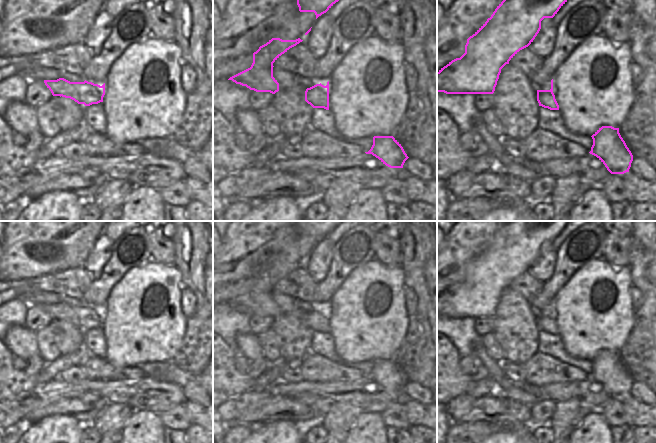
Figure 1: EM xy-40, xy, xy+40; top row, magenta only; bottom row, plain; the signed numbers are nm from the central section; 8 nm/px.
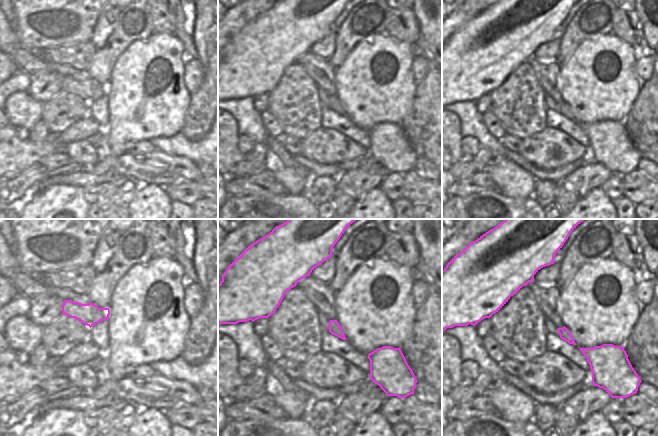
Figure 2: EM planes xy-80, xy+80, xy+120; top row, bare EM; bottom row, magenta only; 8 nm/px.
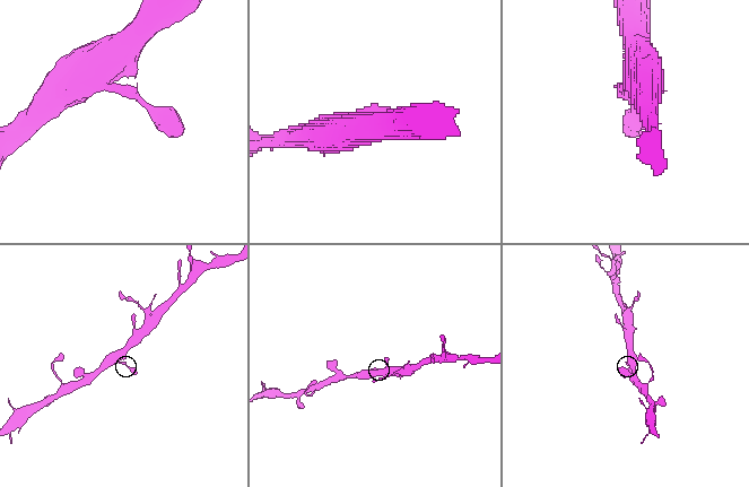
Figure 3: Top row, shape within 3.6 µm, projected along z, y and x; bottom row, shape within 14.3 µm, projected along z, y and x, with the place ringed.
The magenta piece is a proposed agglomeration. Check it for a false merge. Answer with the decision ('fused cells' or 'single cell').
single cell

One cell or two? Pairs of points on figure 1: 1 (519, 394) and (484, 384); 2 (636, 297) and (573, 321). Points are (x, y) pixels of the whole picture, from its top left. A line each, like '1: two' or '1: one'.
1: two
2: two

